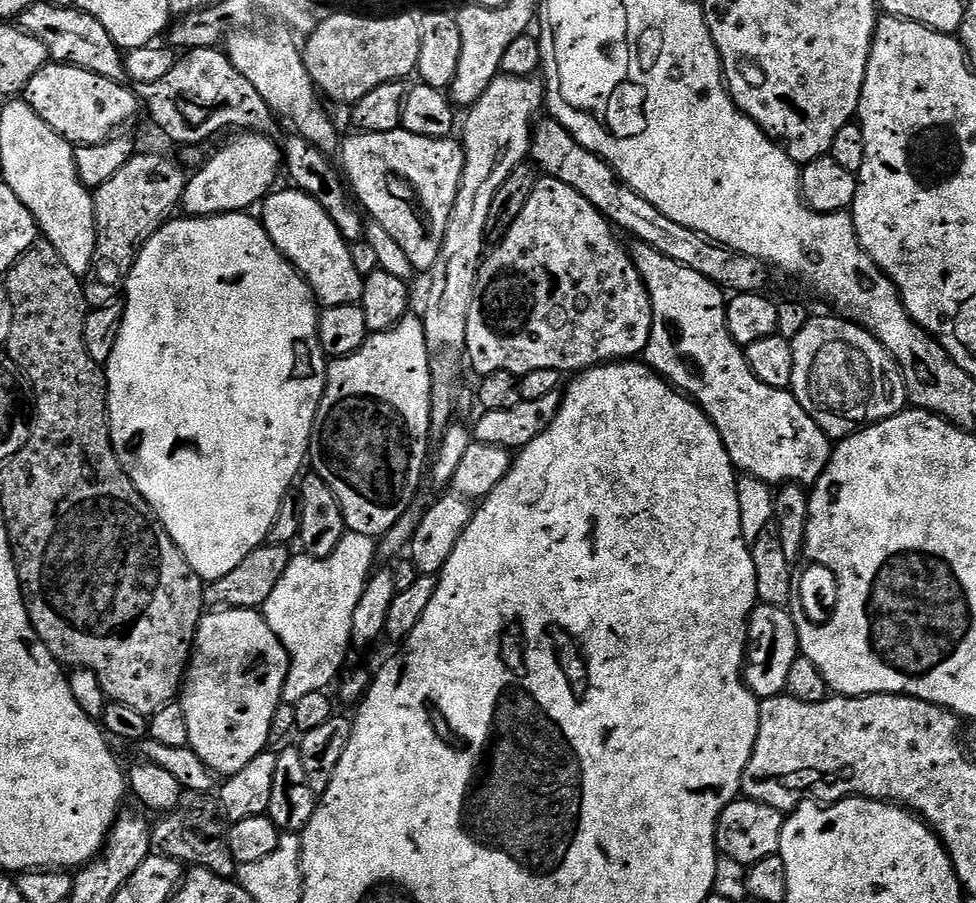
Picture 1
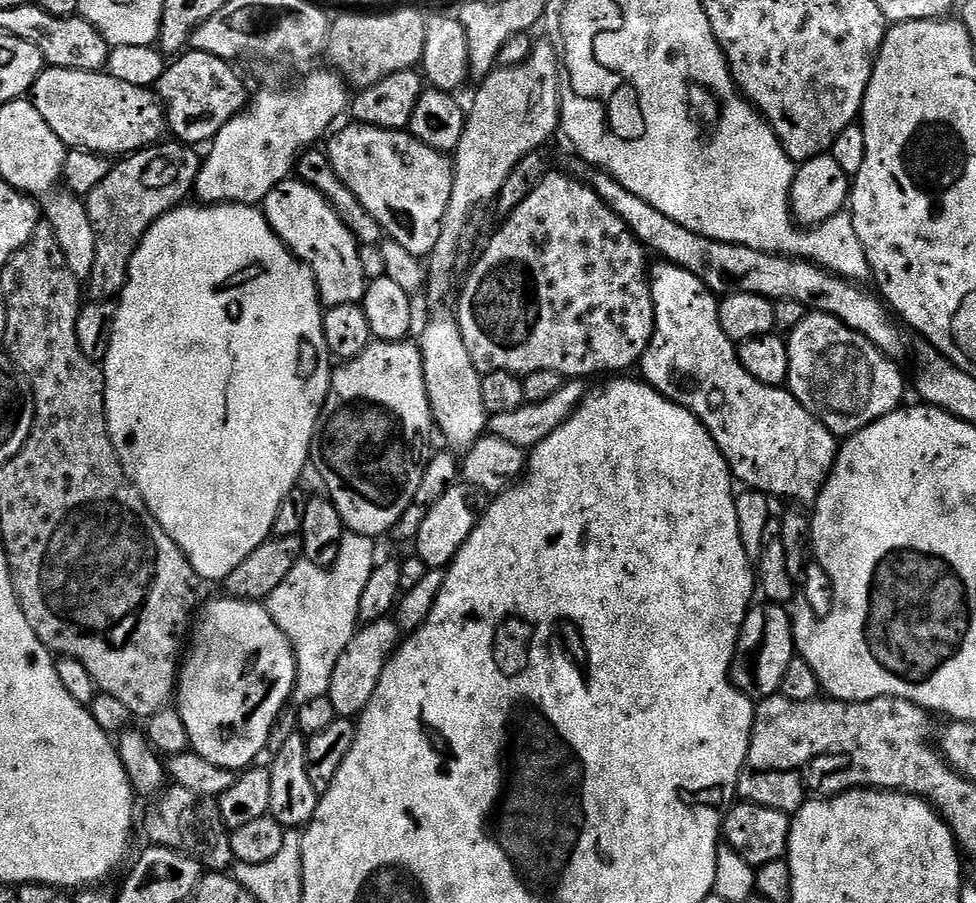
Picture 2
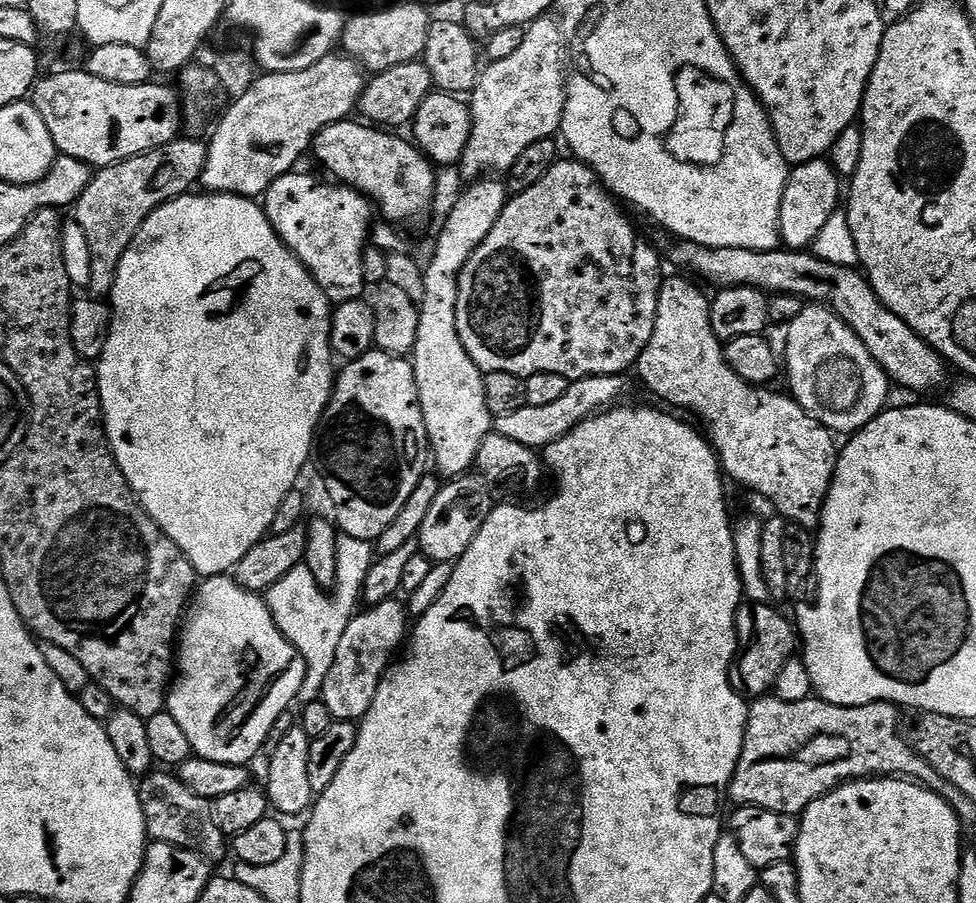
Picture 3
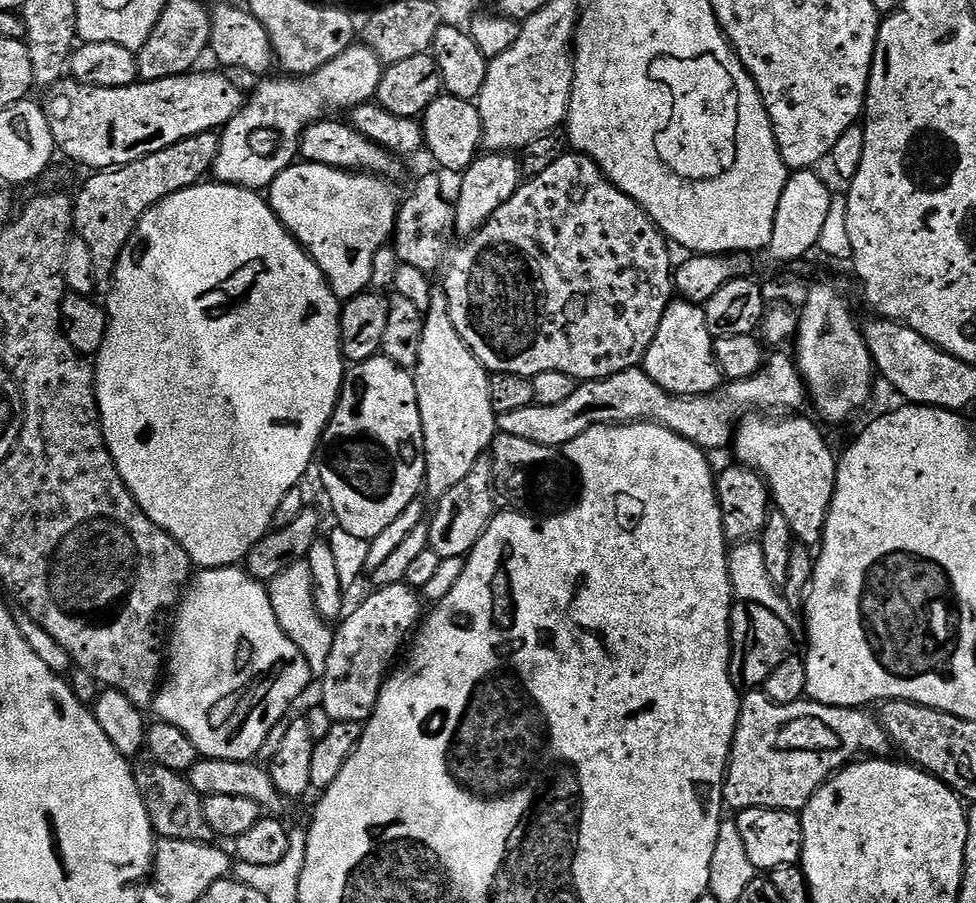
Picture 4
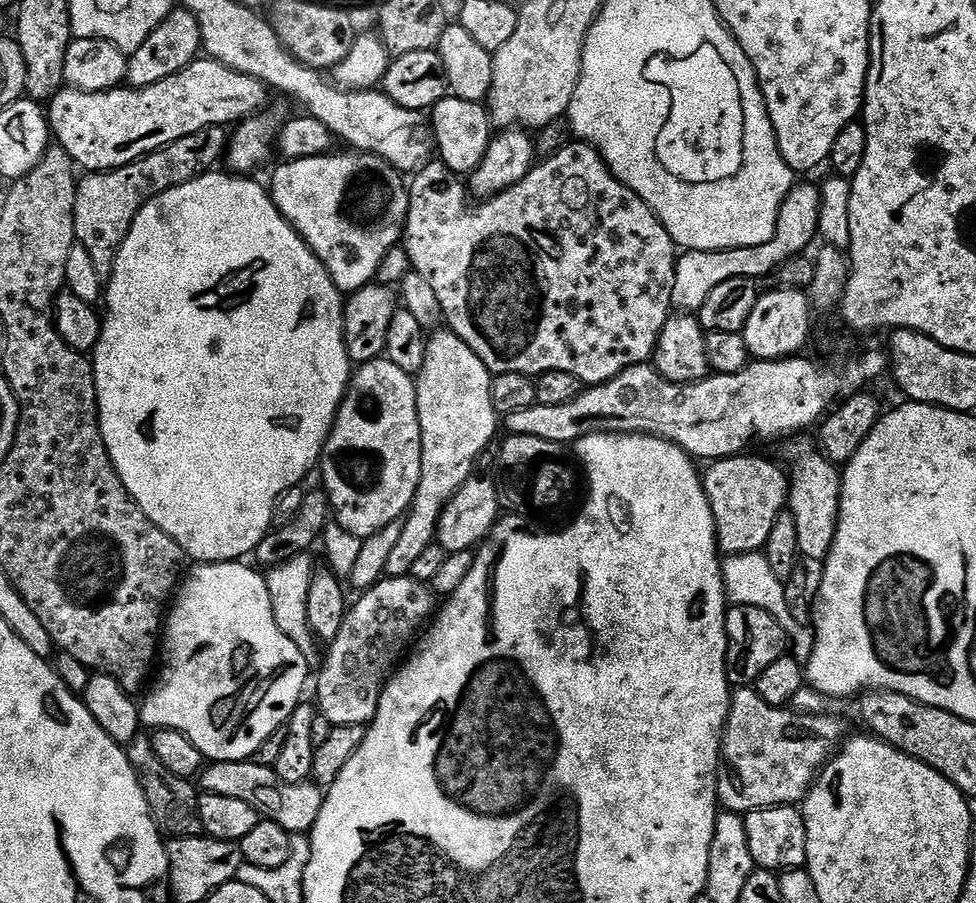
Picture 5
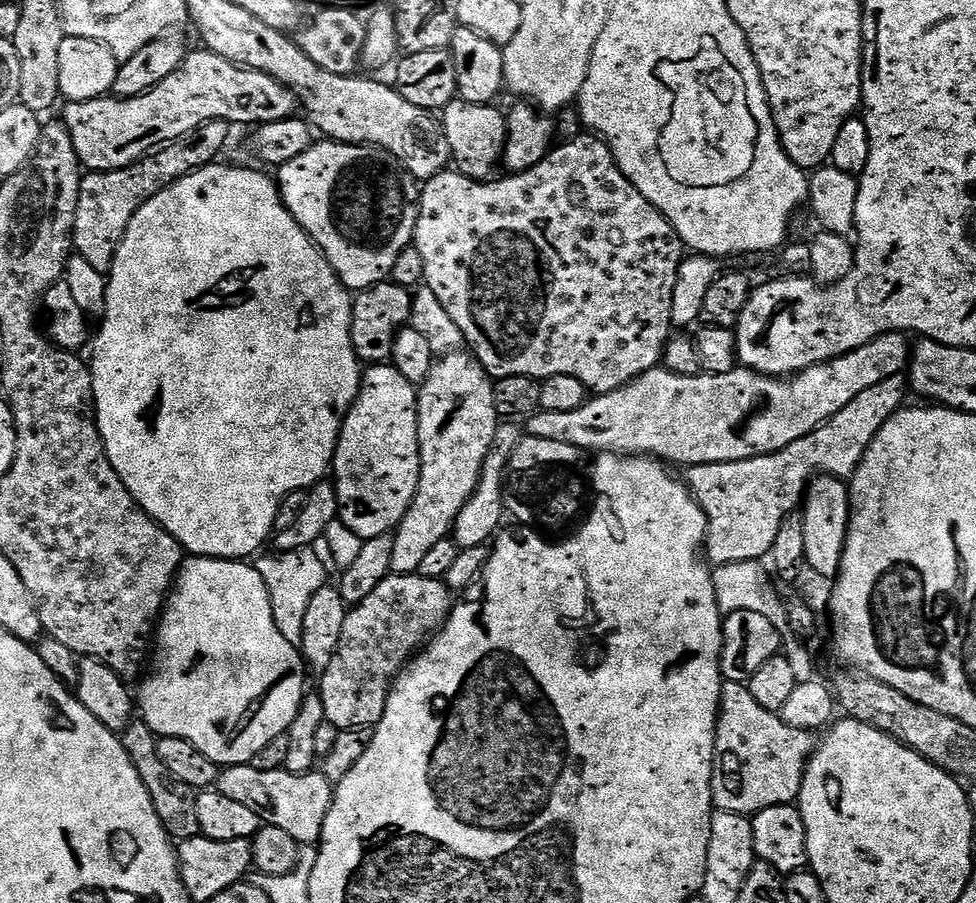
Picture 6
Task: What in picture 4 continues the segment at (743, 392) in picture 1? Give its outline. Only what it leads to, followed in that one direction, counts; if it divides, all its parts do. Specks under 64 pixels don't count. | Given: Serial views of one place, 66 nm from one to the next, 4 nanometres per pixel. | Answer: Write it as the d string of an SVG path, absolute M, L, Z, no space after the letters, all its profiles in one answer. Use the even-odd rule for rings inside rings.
M673 299L666 314L662 314L662 326L658 326L658 334L654 342L650 342L650 350L646 350L642 367L646 375L662 386L662 390L675 396L706 396L721 387L714 337L706 326L706 314L701 305ZM759 411L749 412L734 429L734 449L741 465L753 468L767 482L770 500L775 511L786 514L786 522L790 522L793 537L799 543L809 546L819 545L824 539L824 527L828 511L836 489L837 453L832 453L826 437L820 433L820 428L812 420L800 416L804 414L784 414L781 420L775 420L775 415L761 414Z

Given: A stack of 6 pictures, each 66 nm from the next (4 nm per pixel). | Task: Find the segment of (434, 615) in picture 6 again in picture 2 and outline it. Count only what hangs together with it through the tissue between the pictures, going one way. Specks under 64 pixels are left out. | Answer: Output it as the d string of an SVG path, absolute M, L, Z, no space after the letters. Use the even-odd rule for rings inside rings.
M392 618L369 620L363 626L357 627L354 638L350 638L350 646L342 650L342 658L338 658L338 666L334 666L334 678L330 678L330 690L327 695L330 702L334 702L337 717L356 718L364 711L370 698L374 698L374 690L378 690L382 670L401 640L400 627Z

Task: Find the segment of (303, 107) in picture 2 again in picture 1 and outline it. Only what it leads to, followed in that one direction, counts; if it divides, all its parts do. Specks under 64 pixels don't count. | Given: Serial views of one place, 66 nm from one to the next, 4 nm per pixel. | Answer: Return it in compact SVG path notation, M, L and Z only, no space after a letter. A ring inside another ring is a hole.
M249 131L236 134L229 144L222 145L208 161L205 159L195 169L197 172L188 176L182 201L183 211L186 210L188 216L221 216L227 212L248 212L251 204L259 205L273 191L272 183L276 175L282 172L281 145L277 141L275 144L270 137L268 134Z

